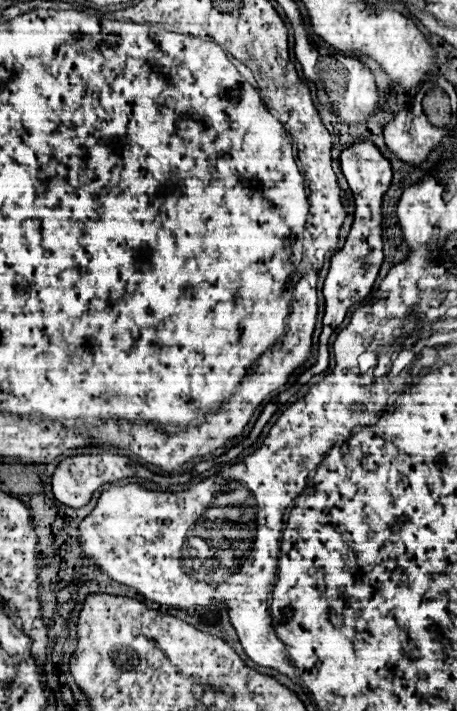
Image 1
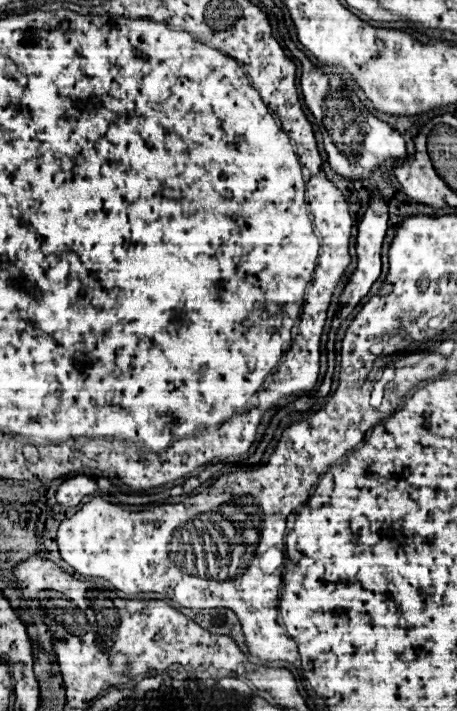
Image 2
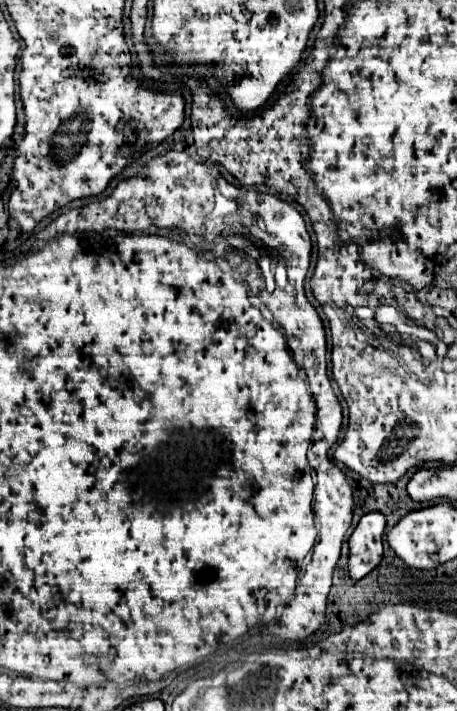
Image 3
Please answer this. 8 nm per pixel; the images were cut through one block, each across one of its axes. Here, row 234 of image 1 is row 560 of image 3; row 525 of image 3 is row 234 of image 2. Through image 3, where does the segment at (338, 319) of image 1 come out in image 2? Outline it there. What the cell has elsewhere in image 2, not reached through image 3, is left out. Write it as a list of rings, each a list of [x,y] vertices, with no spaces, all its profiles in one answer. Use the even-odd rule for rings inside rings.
[[[374,196],[372,202],[370,202],[370,208],[366,210],[360,226],[358,226],[358,246],[356,246],[356,252],[358,252],[358,266],[354,270],[354,274],[350,276],[350,282],[346,284],[344,292],[340,294],[340,312],[336,318],[348,318],[350,312],[358,306],[358,302],[370,292],[370,286],[378,280],[380,276],[380,248],[382,248],[384,242],[384,236],[386,236],[386,222],[388,222],[388,208],[384,204],[382,198]]]

